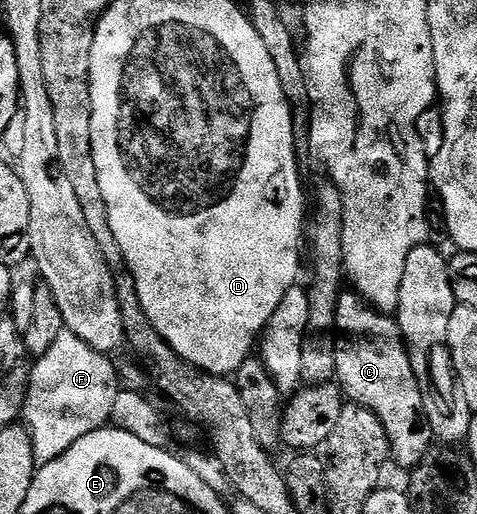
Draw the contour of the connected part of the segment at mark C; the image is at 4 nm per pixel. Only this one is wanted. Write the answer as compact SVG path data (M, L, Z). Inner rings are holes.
M346 289L336 303L334 327L338 329L334 373L341 392L351 402L375 413L388 435L393 460L396 458L404 467L419 468L434 445L434 436L422 420L423 397L398 321L369 307L355 290Z

